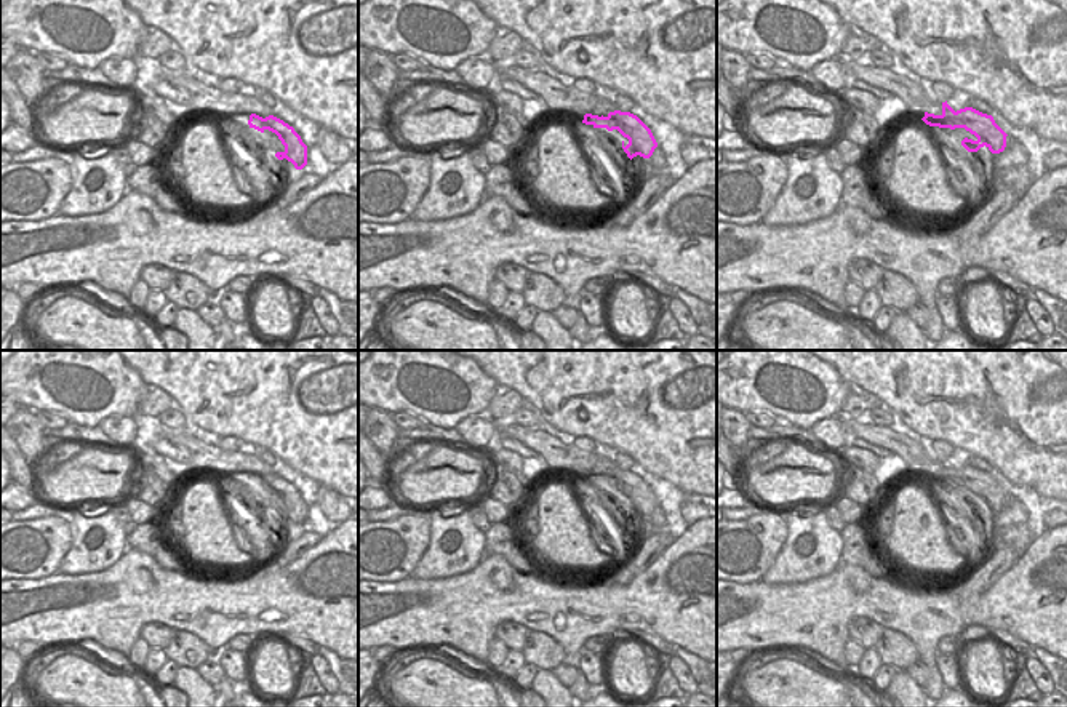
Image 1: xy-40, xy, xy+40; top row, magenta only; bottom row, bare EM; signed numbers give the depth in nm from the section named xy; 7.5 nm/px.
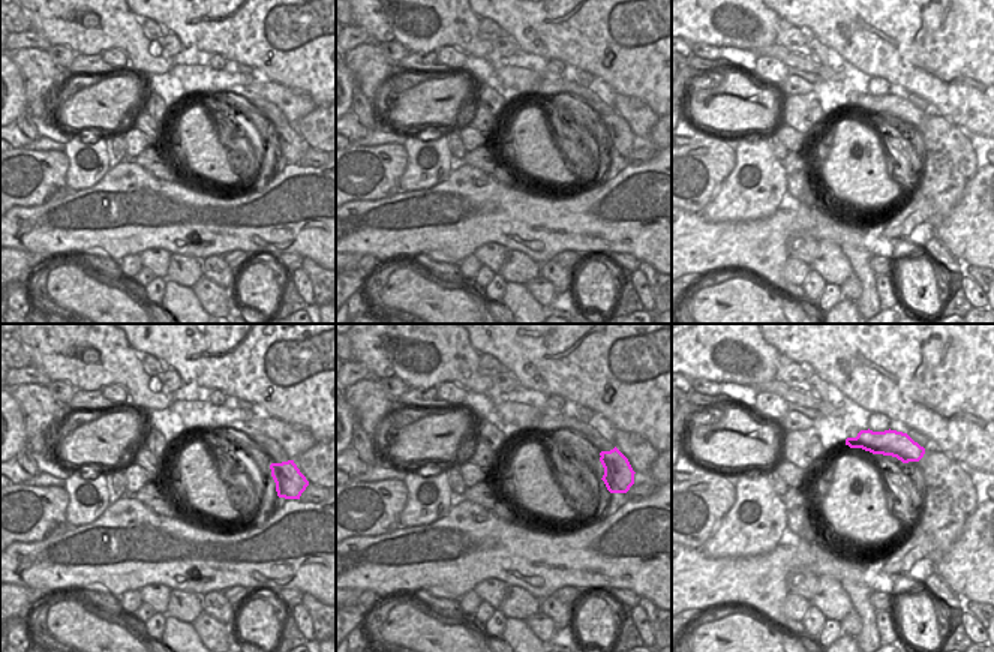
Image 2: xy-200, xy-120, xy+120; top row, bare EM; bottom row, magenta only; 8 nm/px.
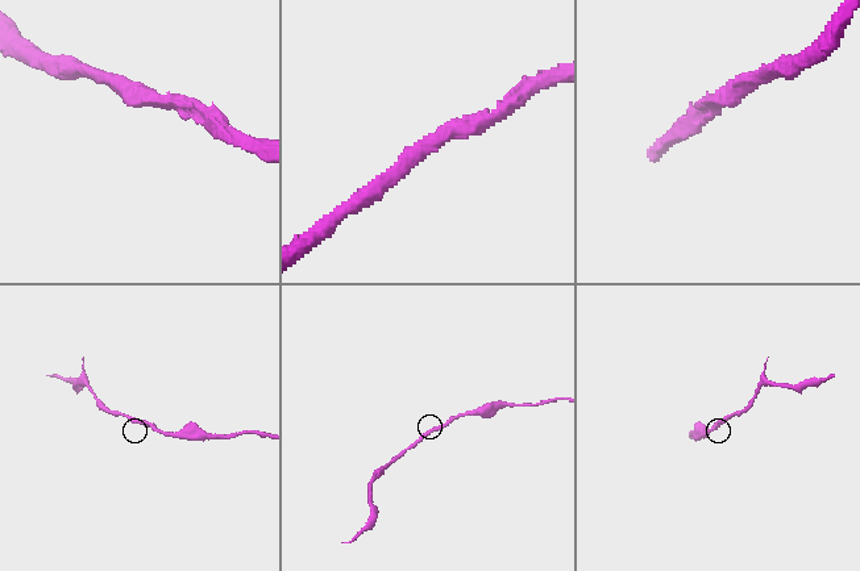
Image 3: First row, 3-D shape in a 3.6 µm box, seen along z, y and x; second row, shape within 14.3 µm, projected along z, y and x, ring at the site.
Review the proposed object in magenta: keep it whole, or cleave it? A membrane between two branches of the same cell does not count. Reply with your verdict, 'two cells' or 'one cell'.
one cell

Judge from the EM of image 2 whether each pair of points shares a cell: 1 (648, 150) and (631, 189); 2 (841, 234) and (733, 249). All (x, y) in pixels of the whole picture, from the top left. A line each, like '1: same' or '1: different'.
1: different
2: same

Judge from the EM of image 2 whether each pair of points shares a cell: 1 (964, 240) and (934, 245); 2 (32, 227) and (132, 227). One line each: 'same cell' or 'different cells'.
1: different cells
2: same cell

